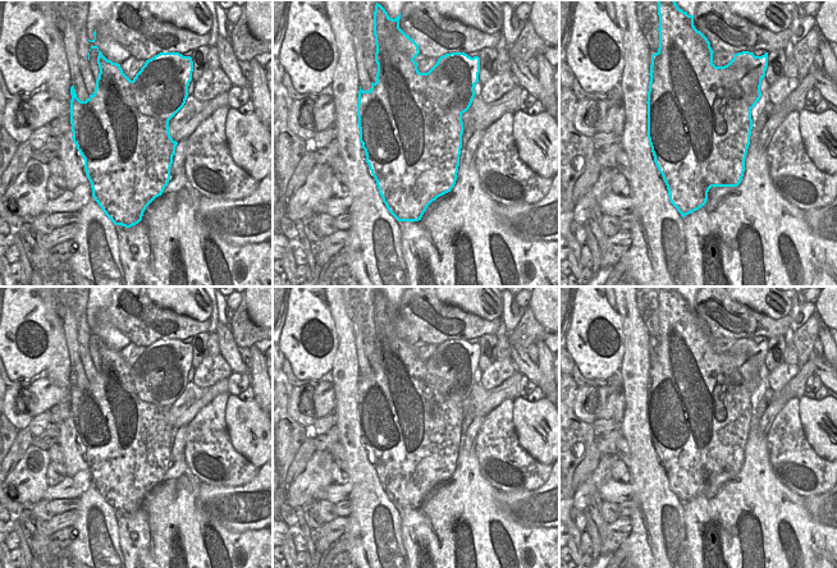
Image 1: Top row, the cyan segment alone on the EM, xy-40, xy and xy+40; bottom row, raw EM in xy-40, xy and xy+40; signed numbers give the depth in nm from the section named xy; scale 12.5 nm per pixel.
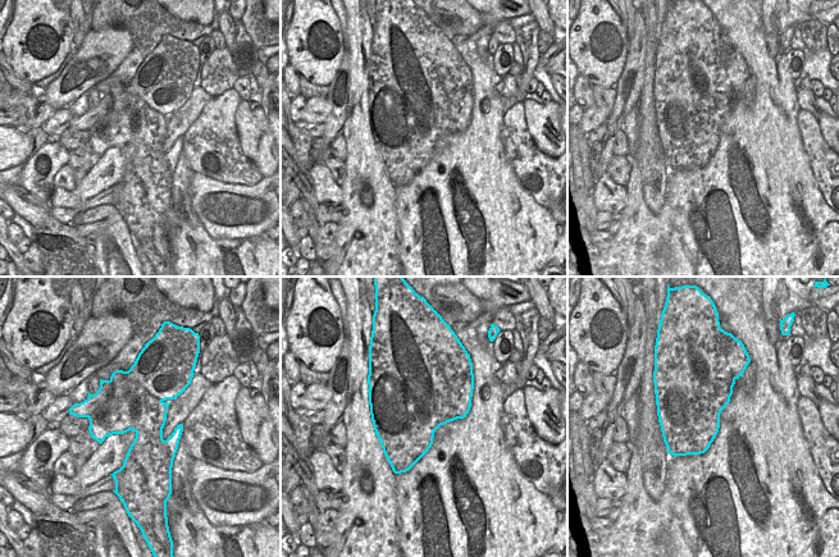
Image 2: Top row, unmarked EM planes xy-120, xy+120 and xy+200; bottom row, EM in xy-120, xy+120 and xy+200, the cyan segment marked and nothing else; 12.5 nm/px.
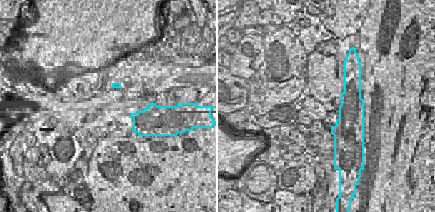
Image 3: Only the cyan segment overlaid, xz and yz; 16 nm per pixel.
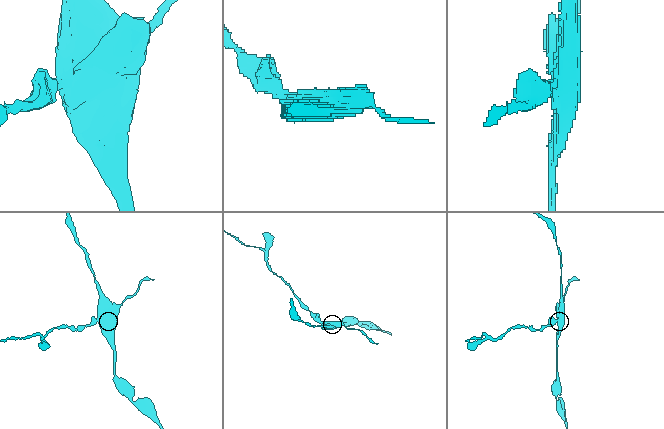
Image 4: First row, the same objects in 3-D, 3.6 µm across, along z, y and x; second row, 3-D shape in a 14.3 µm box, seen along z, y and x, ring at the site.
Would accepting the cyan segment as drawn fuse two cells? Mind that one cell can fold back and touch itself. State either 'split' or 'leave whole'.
split

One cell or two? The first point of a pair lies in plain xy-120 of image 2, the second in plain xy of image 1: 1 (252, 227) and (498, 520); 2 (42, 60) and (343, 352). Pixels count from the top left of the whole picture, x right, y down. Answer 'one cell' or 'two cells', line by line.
1: two cells
2: two cells

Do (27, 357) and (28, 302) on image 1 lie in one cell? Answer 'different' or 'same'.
same

